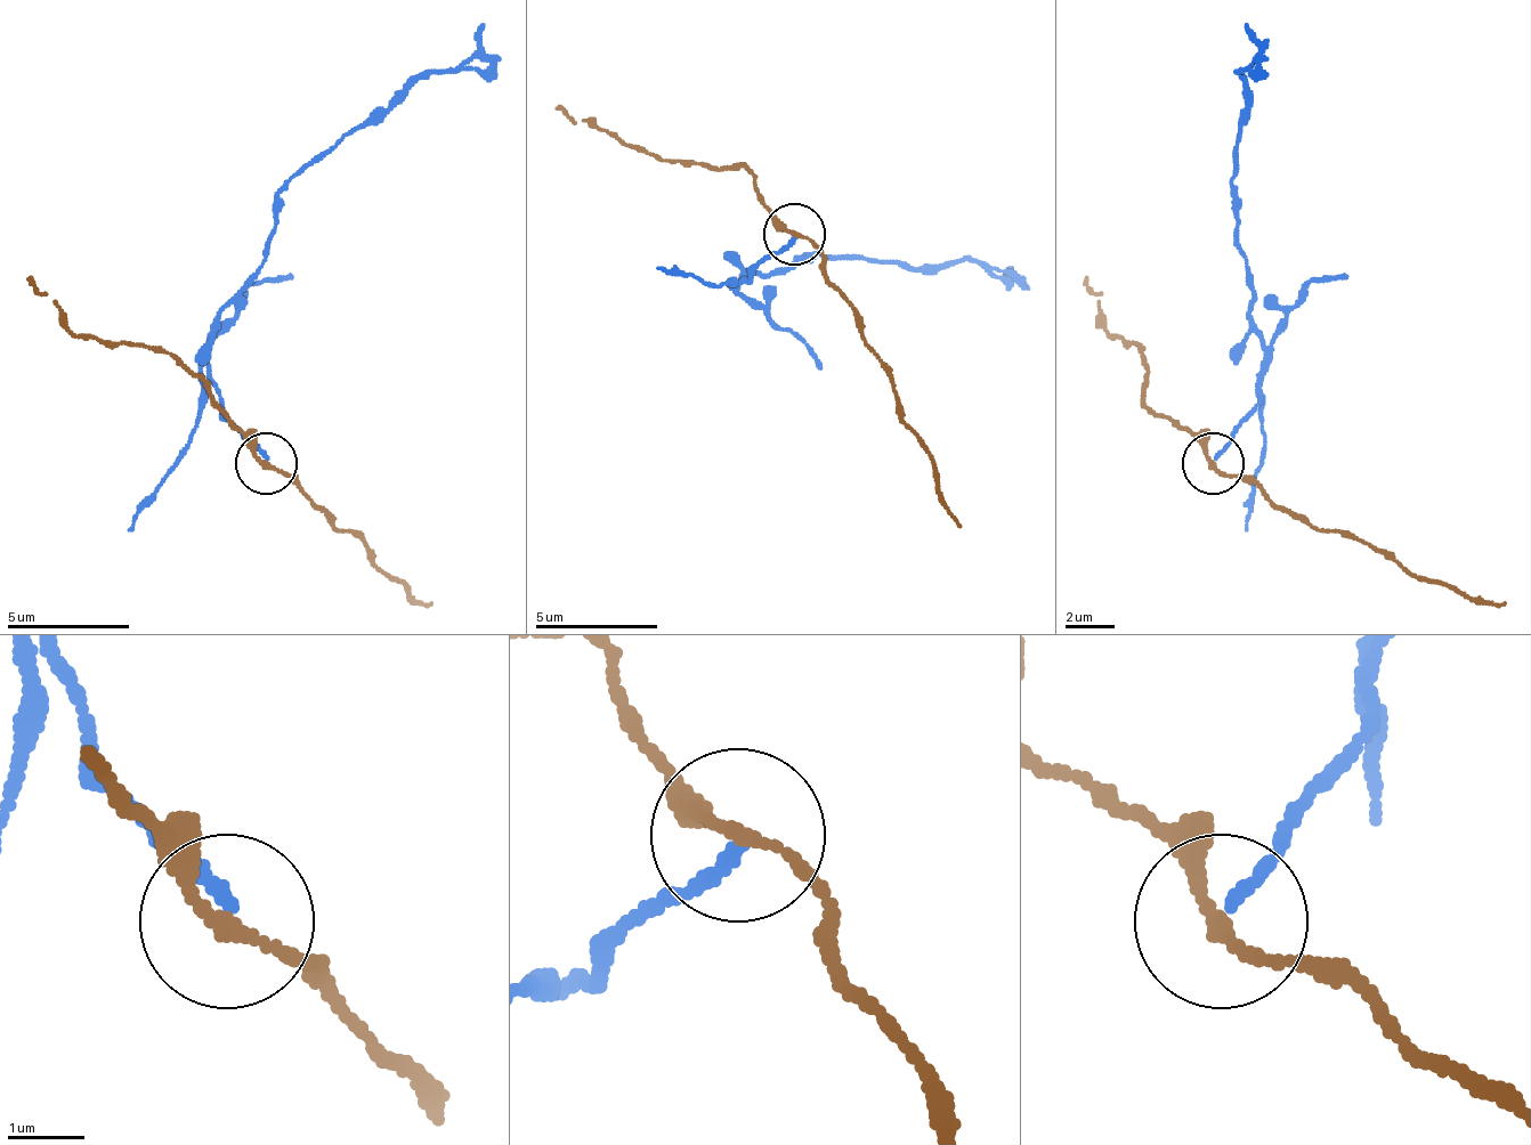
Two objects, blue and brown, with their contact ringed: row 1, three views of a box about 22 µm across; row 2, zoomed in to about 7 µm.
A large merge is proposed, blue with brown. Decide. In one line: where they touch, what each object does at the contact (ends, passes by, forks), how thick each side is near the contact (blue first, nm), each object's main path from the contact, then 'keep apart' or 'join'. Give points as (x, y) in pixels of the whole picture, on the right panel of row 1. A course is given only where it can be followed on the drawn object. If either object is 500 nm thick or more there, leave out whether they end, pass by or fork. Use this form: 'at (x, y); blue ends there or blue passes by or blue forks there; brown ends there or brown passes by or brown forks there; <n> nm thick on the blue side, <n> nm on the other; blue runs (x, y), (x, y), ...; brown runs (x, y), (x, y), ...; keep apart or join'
at (1213, 463); blue ends there; brown passes by; 170 nm thick on the blue side, 160 nm on the other; blue runs (1217, 462), (1266, 375), (1241, 259), (1236, 197), (1248, 87), (1241, 68), (1260, 49), (1248, 25); brown runs (1210, 462), (1236, 480), (1254, 480), (1315, 529), (1506, 602); keep apart

